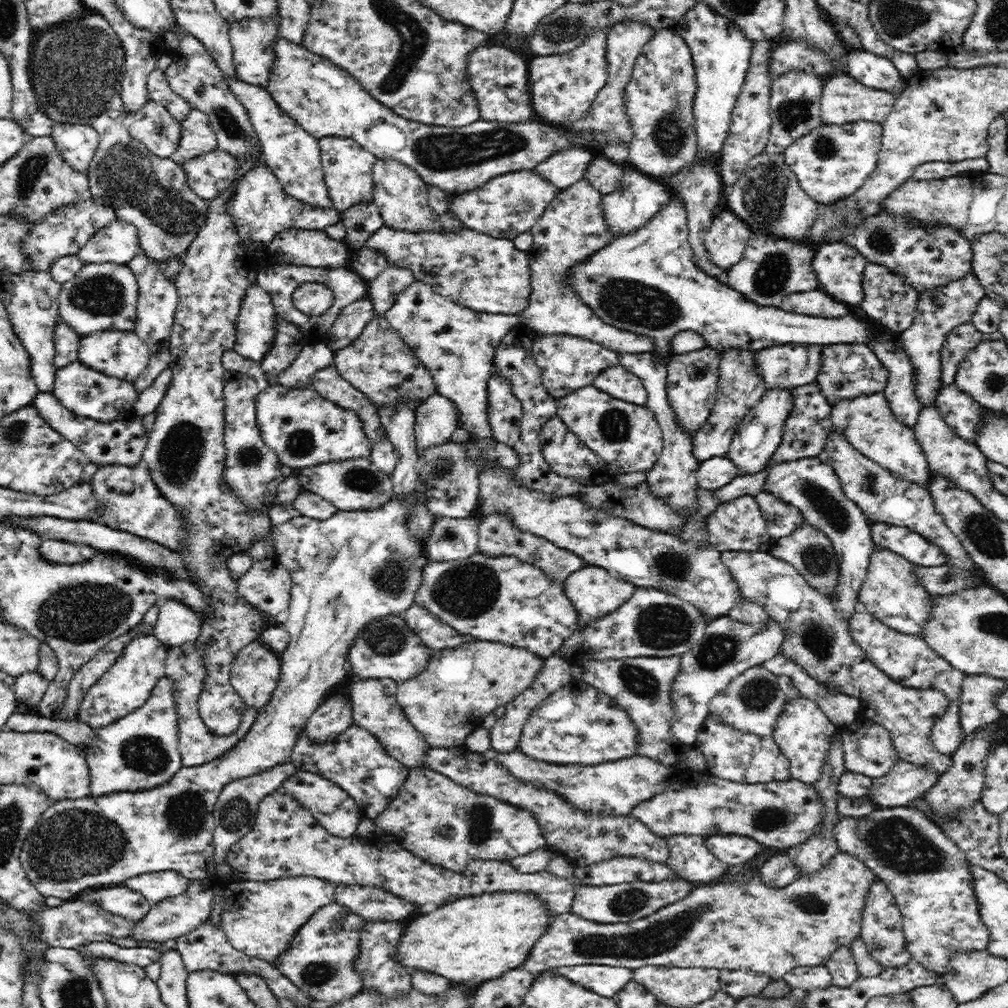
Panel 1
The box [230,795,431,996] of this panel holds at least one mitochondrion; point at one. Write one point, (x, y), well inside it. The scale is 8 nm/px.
(316, 974)

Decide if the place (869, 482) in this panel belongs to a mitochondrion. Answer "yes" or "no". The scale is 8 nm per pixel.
yes

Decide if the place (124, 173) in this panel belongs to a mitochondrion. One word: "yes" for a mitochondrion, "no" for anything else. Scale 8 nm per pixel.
yes

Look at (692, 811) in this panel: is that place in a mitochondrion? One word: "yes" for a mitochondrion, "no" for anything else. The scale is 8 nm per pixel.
no

